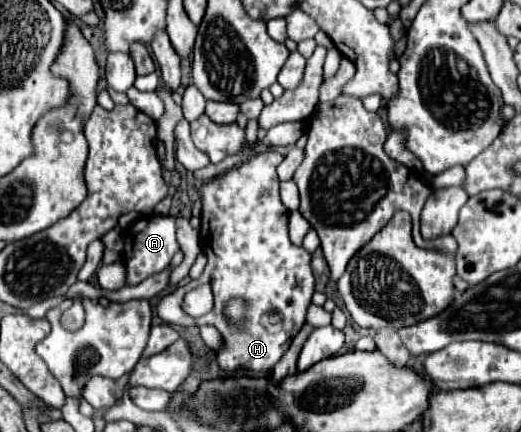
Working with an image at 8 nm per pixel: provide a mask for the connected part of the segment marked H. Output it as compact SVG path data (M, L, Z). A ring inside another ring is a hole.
M265 151L203 185L199 243L201 251L207 255L207 265L199 279L189 281L185 287L177 287L173 293L165 295L157 307L159 317L171 325L213 325L223 337L217 363L229 375L239 375L241 371L271 373L289 349L293 337L301 331L315 291L311 255L295 247L287 235L289 211L279 199L279 181L275 173L281 161L283 155ZM201 285L211 285L215 297L213 309L203 317L189 317L181 307L183 297ZM233 297L243 297L249 303L249 323L243 331L233 331L233 327L225 323L223 307Z

